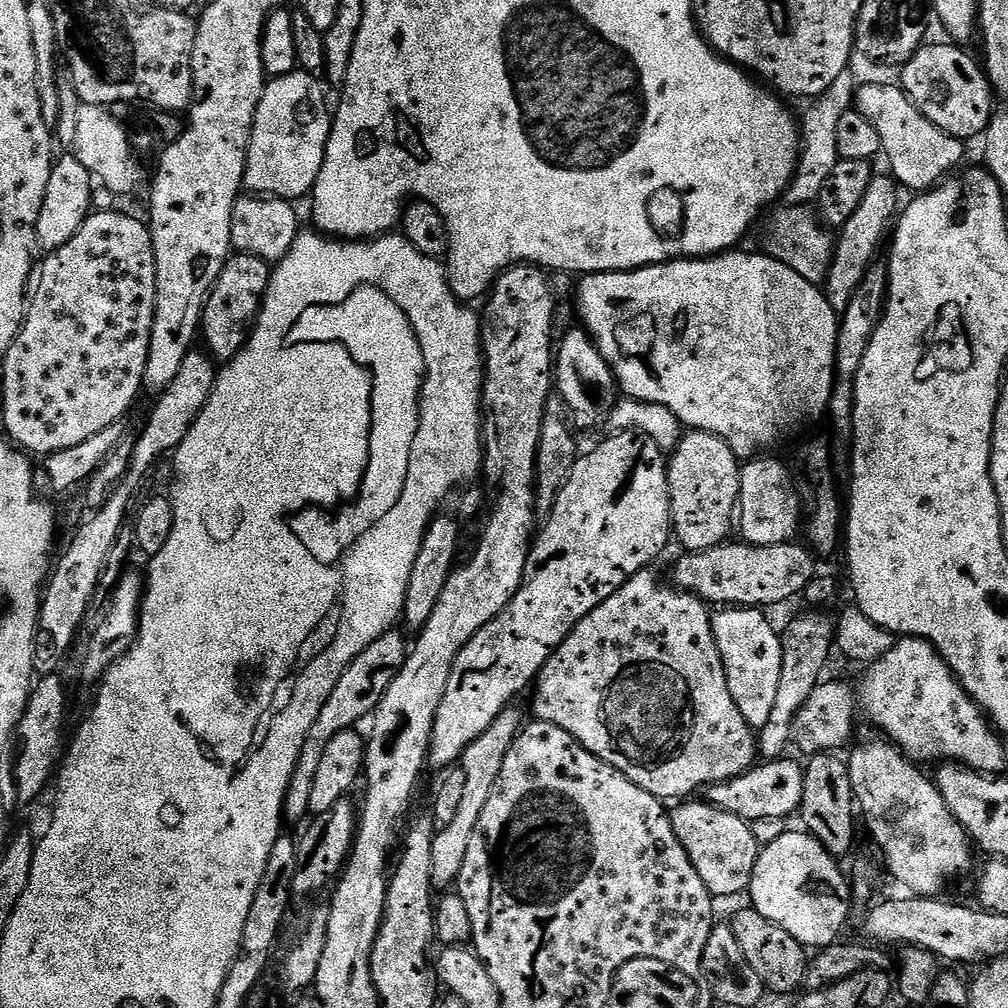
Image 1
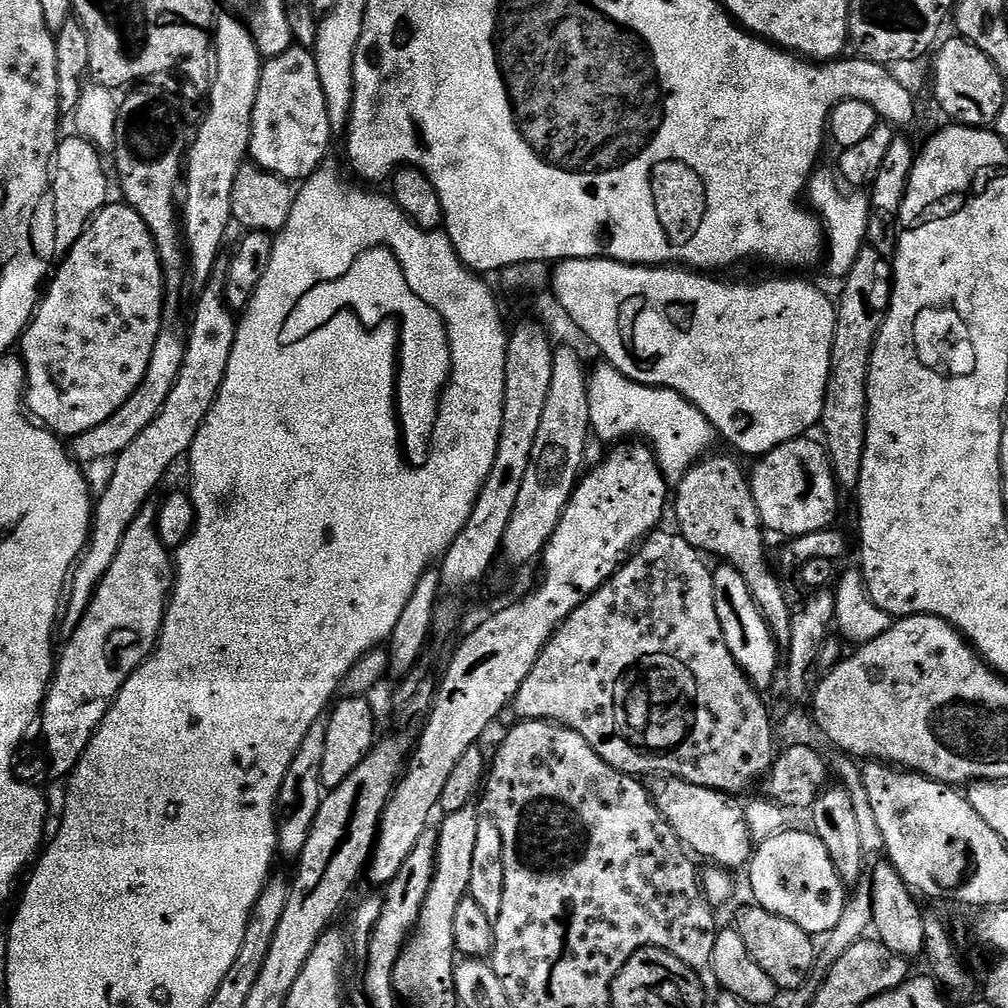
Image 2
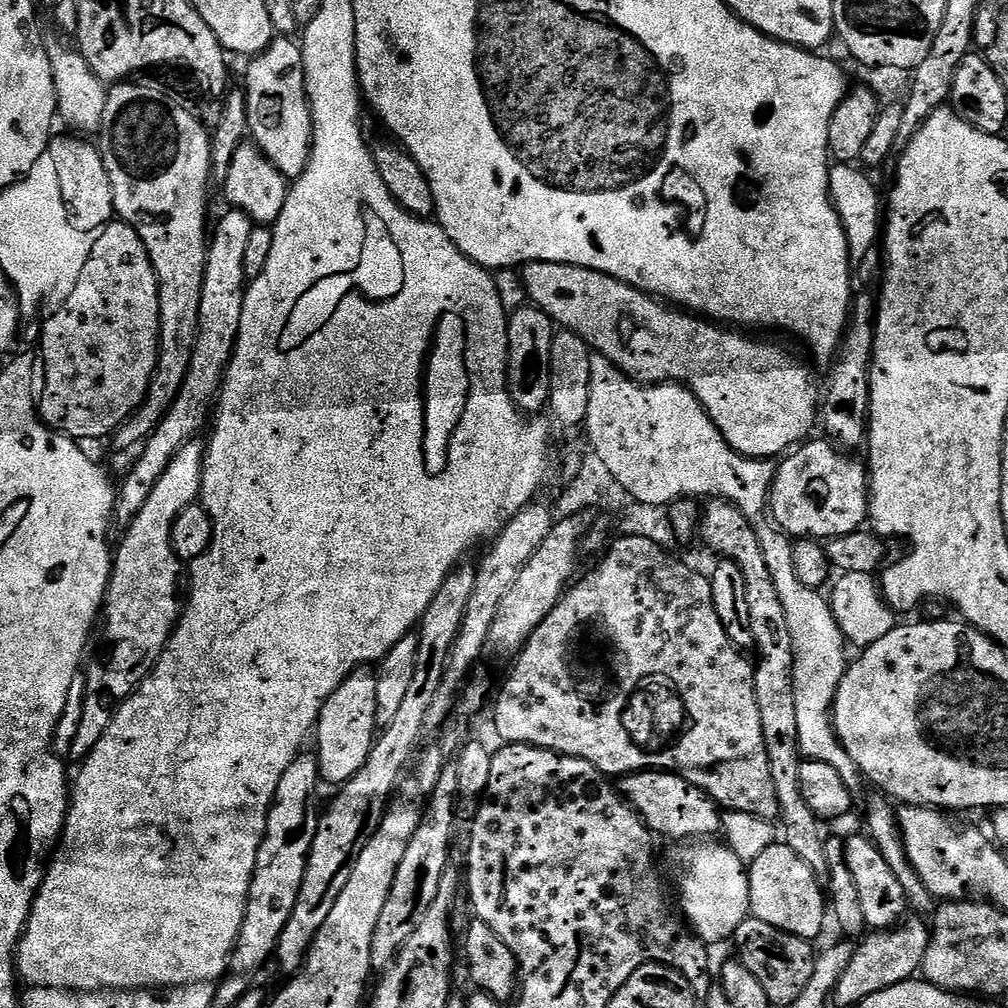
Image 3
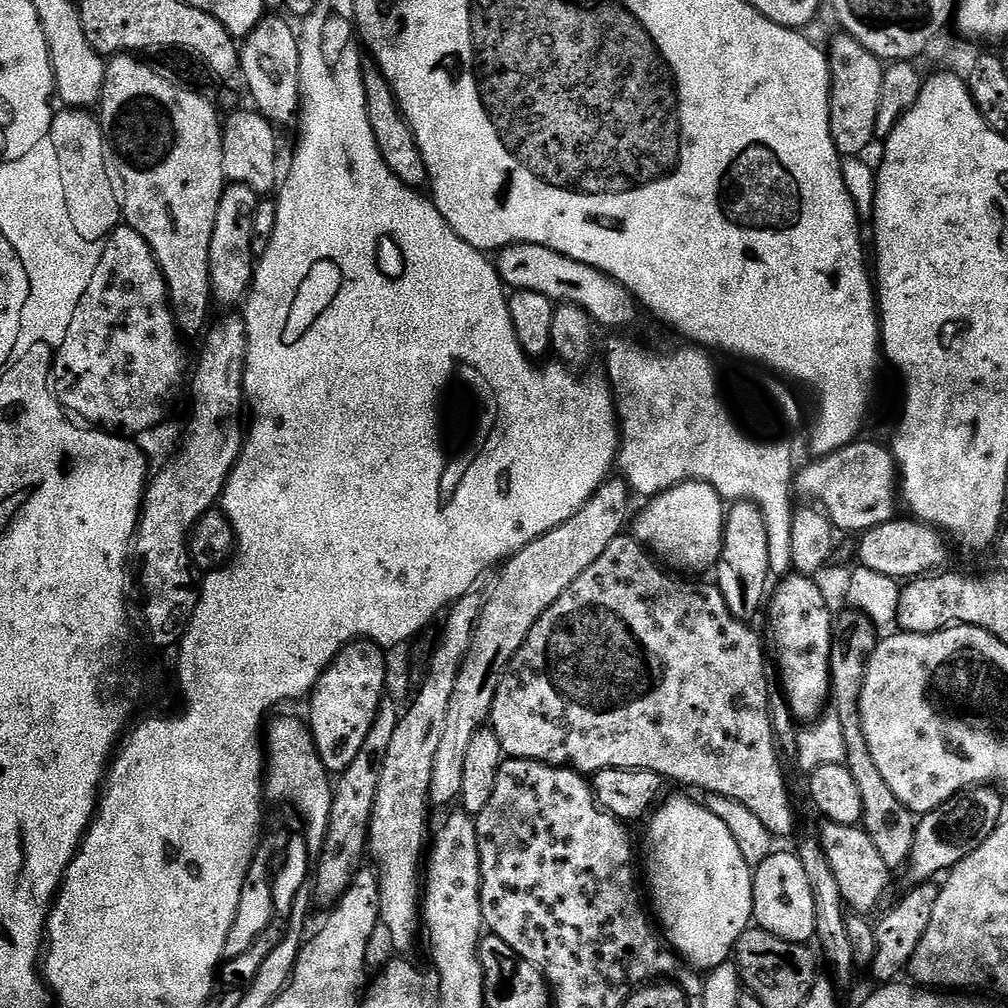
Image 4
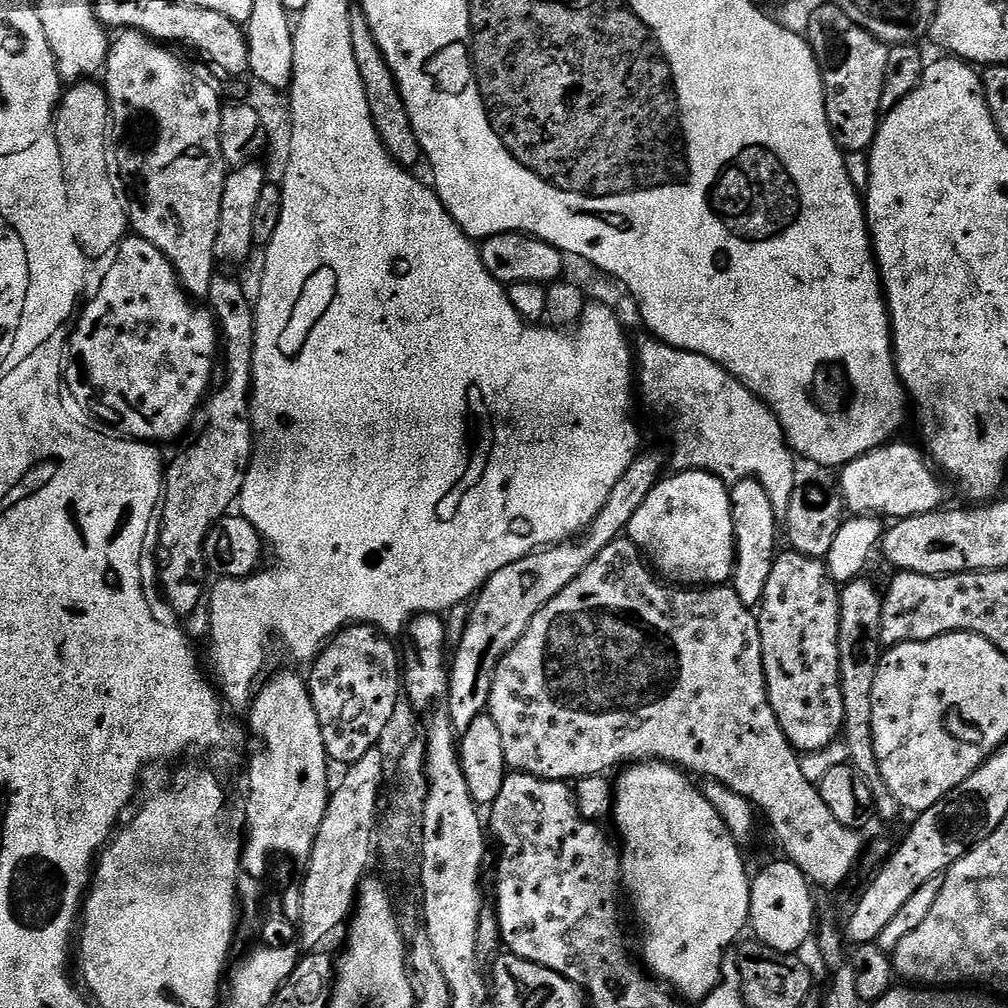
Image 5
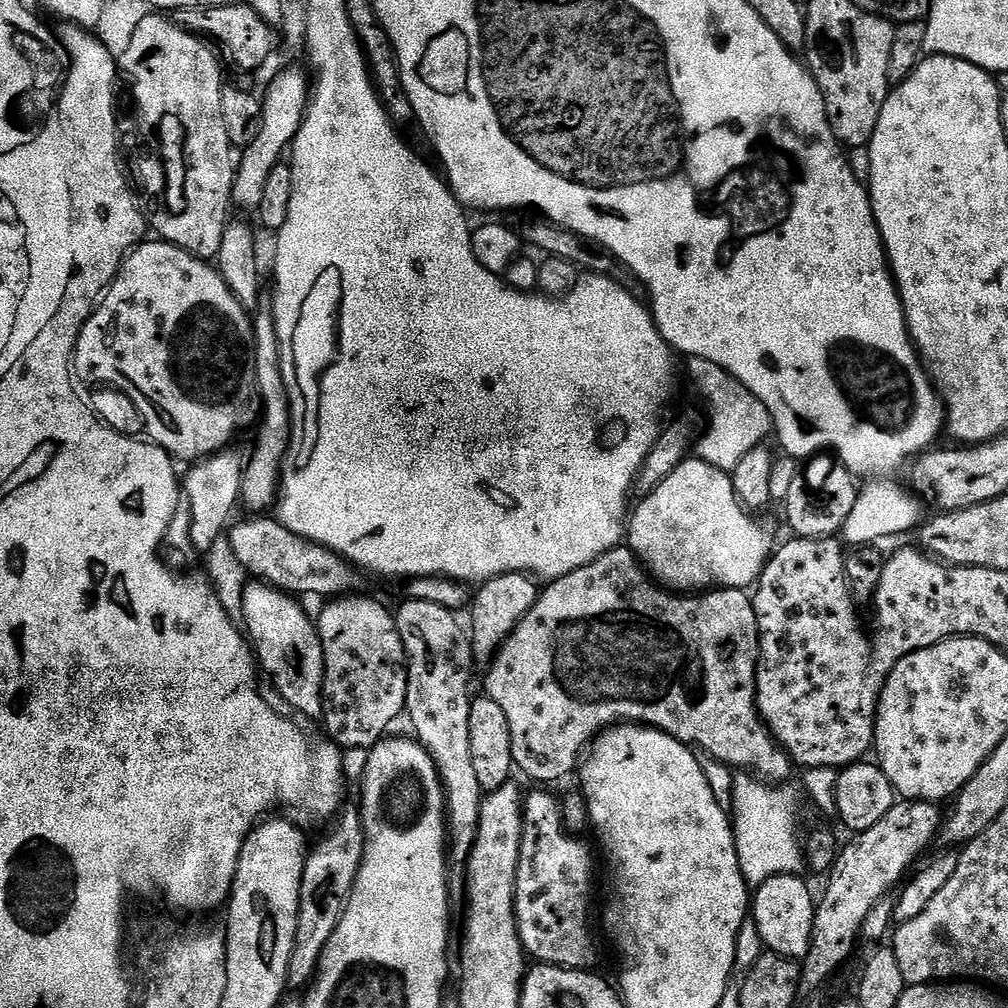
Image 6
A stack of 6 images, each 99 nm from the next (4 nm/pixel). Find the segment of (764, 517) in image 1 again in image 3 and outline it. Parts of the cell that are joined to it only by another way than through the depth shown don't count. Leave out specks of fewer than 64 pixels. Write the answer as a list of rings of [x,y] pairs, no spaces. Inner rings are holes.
[[[827,439],[811,440],[789,451],[776,464],[776,477],[768,496],[771,519],[780,531],[793,538],[815,538],[821,542],[827,542],[833,536],[861,531],[869,519],[865,461],[855,460],[852,457],[855,455],[841,450]]]

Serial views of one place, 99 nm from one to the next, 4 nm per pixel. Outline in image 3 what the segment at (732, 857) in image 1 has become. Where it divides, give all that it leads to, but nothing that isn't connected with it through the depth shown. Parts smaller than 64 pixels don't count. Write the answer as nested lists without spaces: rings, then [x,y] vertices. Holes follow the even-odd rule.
[[[629,772],[619,777],[618,791],[657,837],[669,836],[672,840],[688,840],[691,836],[712,838],[715,832],[717,835],[721,831],[722,812],[716,801],[675,772]]]

